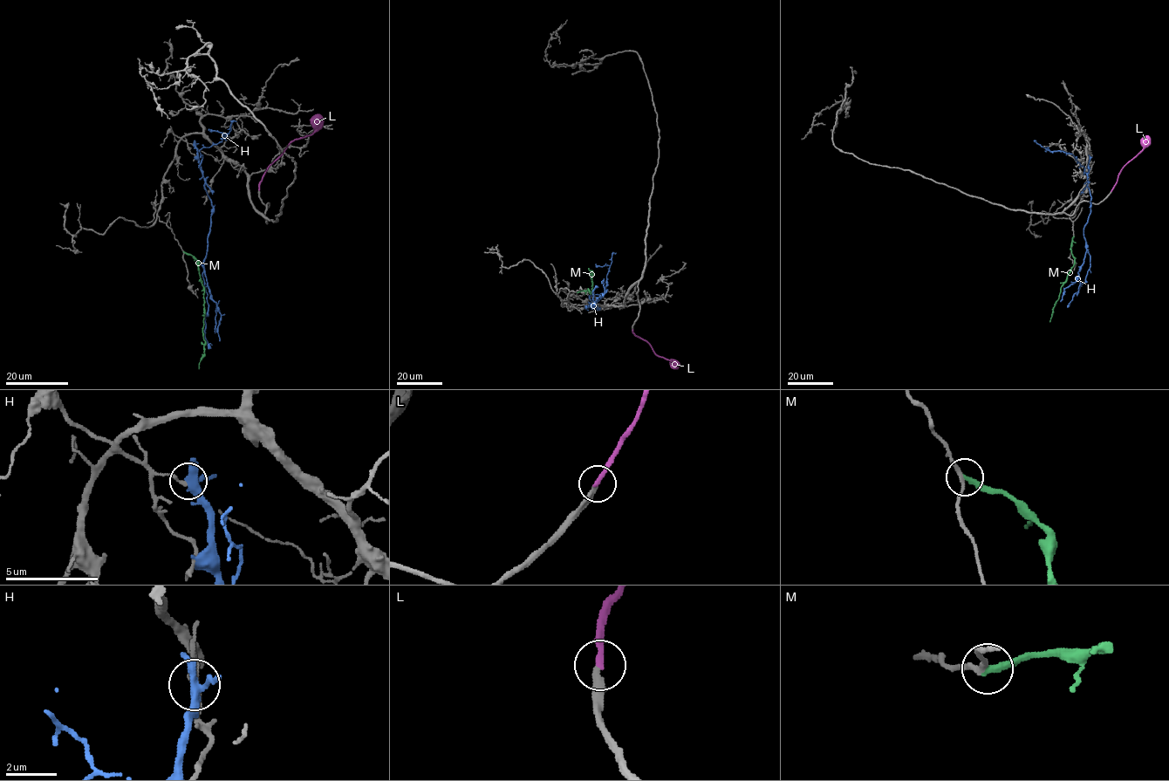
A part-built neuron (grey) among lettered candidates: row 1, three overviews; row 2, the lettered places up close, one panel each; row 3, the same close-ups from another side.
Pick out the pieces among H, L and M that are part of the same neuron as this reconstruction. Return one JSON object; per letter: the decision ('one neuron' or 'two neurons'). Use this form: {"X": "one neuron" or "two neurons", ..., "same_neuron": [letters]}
{"H": "two neurons", "L": "one neuron", "M": "two neurons", "same_neuron": ["L"]}

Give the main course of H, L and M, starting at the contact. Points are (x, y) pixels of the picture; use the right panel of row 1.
H: (1090, 158), (1087, 187), (1091, 197), (1090, 214), (1083, 236), (1090, 267), (1085, 281), (1067, 307)
L: (1111, 190), (1121, 169), (1149, 142), (1147, 135)
M: (1074, 236), (1070, 250), (1074, 266), (1061, 287), (1049, 322)

